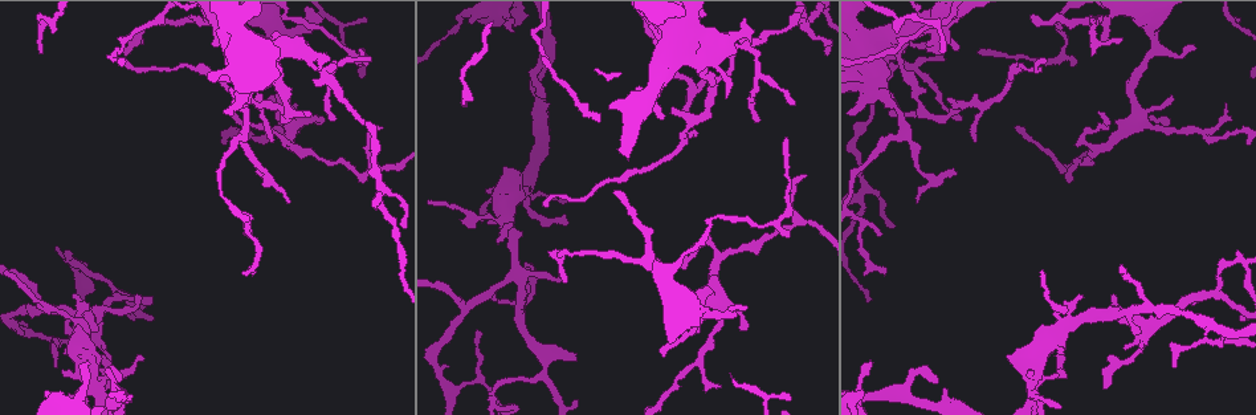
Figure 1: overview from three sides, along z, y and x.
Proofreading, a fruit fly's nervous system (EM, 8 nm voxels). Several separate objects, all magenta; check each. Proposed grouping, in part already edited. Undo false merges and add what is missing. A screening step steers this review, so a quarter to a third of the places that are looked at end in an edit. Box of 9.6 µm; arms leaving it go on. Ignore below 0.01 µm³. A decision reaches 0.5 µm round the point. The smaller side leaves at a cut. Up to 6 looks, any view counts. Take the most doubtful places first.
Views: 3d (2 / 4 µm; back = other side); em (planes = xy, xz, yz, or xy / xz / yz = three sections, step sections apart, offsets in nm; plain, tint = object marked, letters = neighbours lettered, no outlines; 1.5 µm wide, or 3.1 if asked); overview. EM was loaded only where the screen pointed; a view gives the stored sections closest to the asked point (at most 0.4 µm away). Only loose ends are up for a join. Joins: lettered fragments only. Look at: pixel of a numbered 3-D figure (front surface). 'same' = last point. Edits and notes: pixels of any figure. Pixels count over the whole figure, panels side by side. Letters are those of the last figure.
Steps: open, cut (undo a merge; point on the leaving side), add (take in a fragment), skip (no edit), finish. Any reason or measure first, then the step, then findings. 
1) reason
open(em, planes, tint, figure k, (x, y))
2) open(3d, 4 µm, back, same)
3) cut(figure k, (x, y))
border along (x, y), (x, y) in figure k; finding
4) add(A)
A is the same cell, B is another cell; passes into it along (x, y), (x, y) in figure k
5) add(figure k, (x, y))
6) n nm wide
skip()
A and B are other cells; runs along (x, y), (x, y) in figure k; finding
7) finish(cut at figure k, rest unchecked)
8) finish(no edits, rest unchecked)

an open end
open(em, xy, step 4, letters, figure 1, (1101, 39))

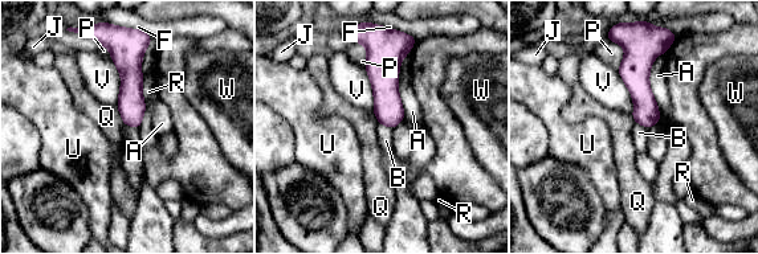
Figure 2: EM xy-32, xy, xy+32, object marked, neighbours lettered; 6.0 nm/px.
A touches over 380 nm
skip()
A, B, F, J, P, Q, R, U, V and W are other cells; border along (145, 78), (145, 114), (138, 127) in figure 2; no lettered fragment goes on from it

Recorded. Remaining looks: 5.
free end
open(3d, 4 µm, figure 1, (572, 354))

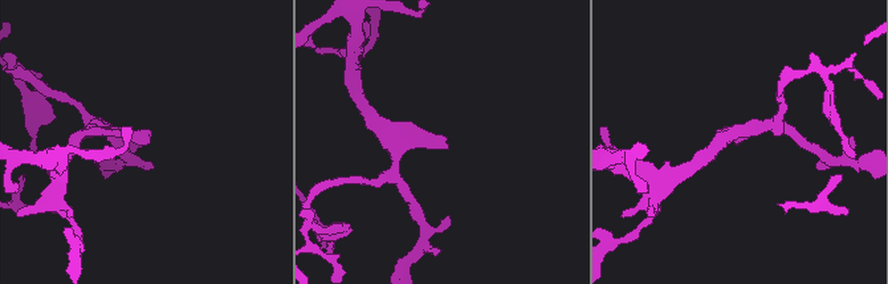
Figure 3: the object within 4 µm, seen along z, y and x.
shape alone is not enough
open(em, planes, letters, figure 3, (443, 137))

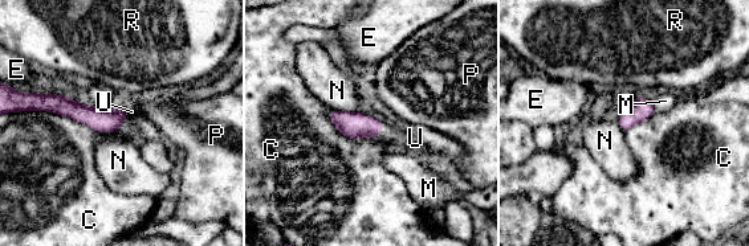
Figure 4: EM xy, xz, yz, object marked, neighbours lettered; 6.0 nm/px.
add(U)
U is the same cell, C, E, M, N, P and R are other cells; passes into it along (351, 124), (379, 130), (415, 138) in figure 4; the neuron continues

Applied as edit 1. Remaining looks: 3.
open(overview)

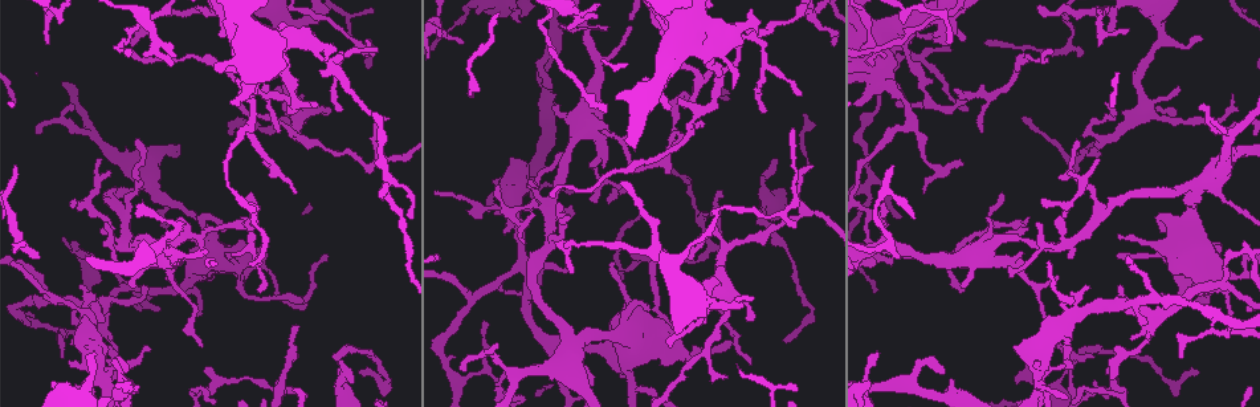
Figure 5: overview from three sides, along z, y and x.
free end
open(3d, 4 µm, figure 5, (142, 201))

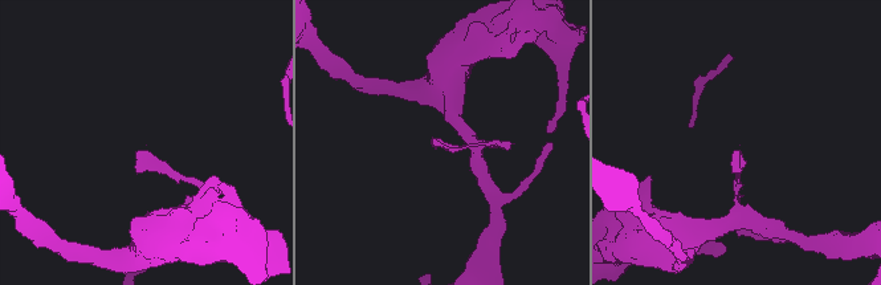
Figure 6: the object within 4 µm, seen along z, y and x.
shape alone is not enough
open(em, xy, step 4, letters, figure 6, (138, 151))

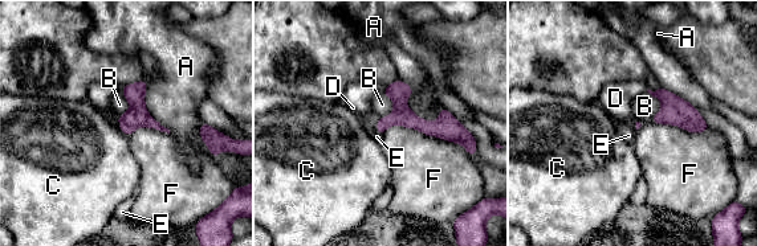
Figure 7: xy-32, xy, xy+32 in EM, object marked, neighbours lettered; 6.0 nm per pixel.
skip()
A, B, C, D, E and F are other cells; runs along (387, 91), (414, 122), (448, 124) in figure 7; no lettered fragment goes on from it

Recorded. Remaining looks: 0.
finish(add at figure 4, rest unchecked)

